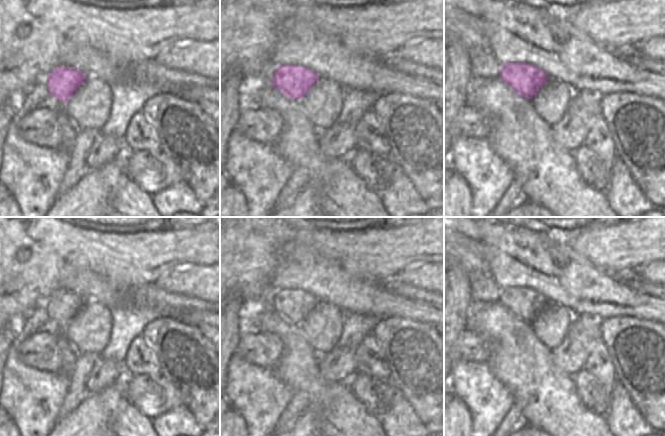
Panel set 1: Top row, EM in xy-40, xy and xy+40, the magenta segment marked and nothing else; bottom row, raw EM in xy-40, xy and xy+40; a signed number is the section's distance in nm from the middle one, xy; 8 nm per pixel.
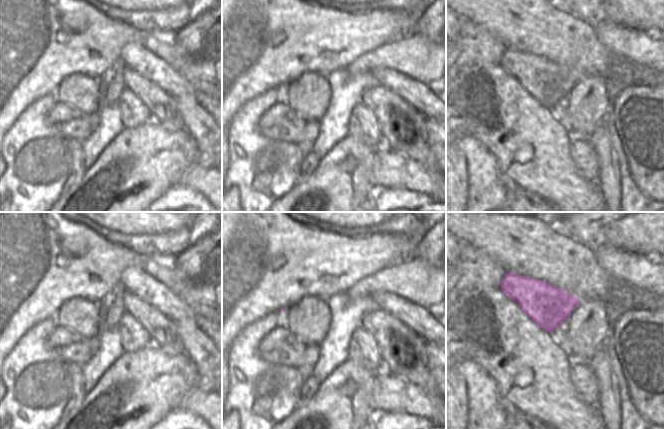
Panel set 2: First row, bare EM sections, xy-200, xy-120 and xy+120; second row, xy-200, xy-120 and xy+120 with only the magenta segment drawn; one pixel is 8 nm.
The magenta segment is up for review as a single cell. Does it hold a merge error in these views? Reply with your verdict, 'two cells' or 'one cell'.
two cells

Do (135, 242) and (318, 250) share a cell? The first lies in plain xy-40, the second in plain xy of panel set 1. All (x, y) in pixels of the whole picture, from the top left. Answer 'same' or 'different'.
same

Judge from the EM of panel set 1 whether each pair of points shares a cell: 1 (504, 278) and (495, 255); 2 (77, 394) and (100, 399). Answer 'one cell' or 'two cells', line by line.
1: one cell
2: two cells

